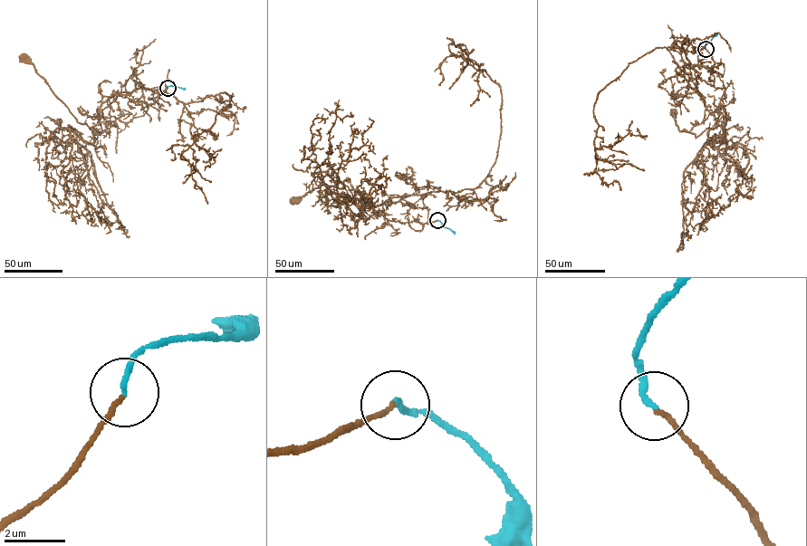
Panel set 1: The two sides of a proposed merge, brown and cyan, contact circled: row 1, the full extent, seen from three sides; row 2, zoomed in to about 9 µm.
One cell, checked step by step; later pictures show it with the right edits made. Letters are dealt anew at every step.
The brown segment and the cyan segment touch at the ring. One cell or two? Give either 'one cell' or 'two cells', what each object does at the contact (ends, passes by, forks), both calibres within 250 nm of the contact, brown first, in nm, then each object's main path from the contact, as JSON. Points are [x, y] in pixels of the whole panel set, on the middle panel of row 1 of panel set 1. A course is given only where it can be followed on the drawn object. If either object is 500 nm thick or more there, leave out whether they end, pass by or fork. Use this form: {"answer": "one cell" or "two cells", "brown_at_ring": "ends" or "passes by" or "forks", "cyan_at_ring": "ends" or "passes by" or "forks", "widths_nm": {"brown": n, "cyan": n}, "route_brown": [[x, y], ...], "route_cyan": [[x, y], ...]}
{"answer": "one cell", "brown_at_ring": "ends", "cyan_at_ring": "ends", "widths_nm": {"brown": 150, "cyan": 190}, "route_brown": [[437, 220], [427, 218], [423, 201], [427, 194], [392, 197], [362, 207], [347, 186], [326, 184], [293, 200]], "route_cyan": [[437, 220], [454, 234]]}

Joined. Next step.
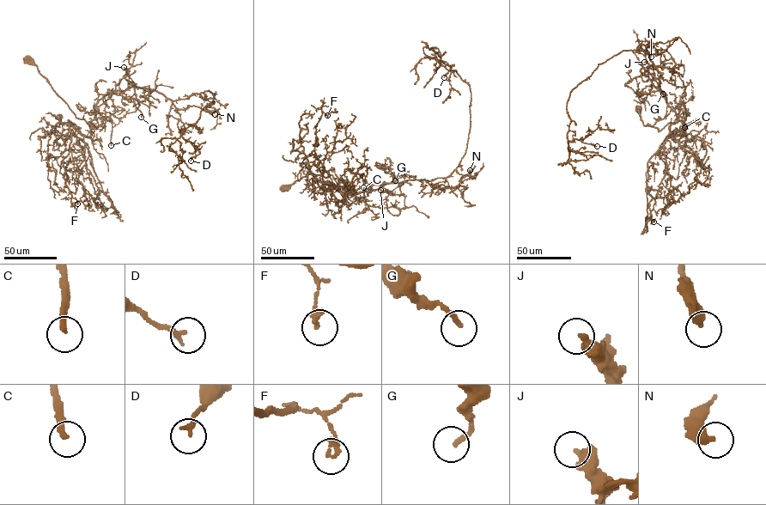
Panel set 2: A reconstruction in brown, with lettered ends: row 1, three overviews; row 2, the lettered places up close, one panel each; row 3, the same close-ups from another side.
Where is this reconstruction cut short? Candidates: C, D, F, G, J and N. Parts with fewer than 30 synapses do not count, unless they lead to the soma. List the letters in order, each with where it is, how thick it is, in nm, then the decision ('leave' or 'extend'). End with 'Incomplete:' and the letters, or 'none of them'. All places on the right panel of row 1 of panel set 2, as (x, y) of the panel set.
C: at (684, 127); 200 nm thick; extend
D: at (597, 146); 200 nm thick; leave
F: at (653, 222); 190 nm thick; leave
G: at (663, 94); 180 nm thick; leave
J: at (644, 62); 320 nm thick; extend
N: at (651, 57); 320 nm thick; leave
Incomplete: C, J

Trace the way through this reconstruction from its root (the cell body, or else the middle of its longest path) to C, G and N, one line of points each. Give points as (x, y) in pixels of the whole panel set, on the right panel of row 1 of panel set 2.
C: (638, 109), (643, 124), (659, 131), (668, 124), (677, 122), (675, 109), (681, 100), (684, 127)
G: (638, 109), (643, 124), (659, 131), (677, 122), (647, 73), (635, 78), (636, 96), (641, 91), (663, 94)
N: (638, 109), (643, 124), (659, 131), (678, 121), (648, 76), (647, 66), (663, 65), (662, 52), (651, 57)

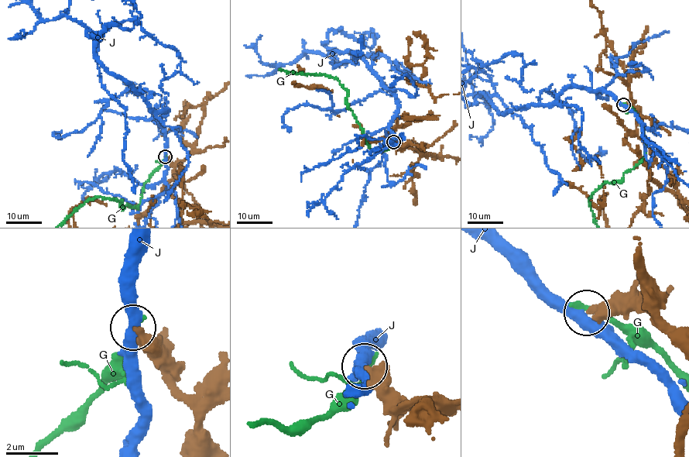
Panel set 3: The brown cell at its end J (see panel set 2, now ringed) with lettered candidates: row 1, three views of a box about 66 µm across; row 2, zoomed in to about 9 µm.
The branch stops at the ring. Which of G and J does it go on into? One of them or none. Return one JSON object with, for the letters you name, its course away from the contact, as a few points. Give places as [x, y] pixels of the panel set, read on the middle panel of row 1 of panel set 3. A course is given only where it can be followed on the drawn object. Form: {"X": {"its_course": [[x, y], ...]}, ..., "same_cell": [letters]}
{"same_cell": []}

